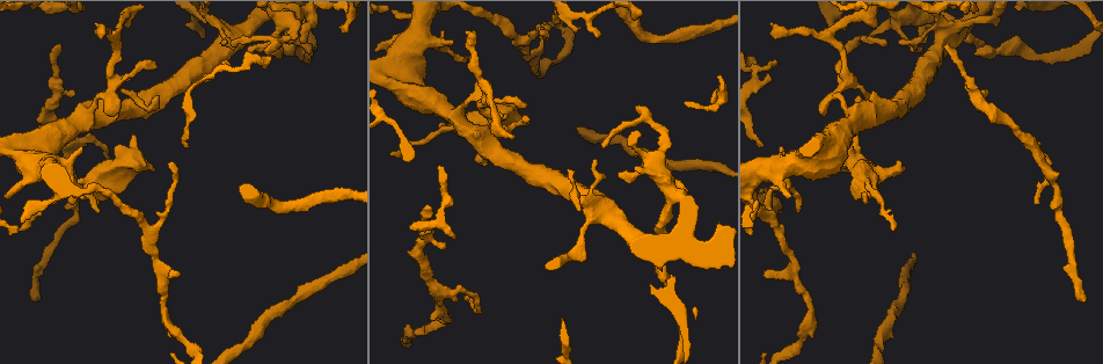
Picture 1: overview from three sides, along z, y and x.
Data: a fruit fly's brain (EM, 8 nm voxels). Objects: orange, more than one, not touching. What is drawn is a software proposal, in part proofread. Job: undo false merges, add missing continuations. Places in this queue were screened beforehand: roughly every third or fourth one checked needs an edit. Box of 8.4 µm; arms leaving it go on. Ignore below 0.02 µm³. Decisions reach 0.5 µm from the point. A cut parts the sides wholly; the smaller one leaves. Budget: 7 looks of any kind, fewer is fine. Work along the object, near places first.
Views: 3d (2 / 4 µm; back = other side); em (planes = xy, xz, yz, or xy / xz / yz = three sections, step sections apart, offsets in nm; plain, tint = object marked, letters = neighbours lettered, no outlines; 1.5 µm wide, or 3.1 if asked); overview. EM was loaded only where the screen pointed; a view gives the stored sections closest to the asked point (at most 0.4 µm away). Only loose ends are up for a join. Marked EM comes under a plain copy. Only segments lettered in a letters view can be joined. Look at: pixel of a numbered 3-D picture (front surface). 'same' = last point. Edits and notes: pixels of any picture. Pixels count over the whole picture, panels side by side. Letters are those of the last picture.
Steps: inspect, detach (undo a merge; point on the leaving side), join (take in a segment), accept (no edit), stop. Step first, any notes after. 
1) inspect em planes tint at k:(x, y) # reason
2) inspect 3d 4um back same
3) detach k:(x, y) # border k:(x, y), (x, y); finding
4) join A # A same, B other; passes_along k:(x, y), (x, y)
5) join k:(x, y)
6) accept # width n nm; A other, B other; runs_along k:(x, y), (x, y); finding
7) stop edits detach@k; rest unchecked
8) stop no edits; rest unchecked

inspect em planes letters at 1:(228, 62) # branch stops here

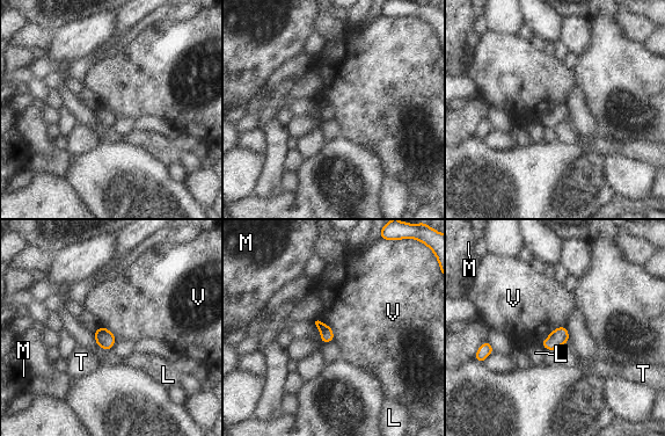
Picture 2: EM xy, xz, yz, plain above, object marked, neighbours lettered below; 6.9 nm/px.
accept # L other, M other, T other, V other; border 2:(316, 317), (333, 331), (334, 341); none of them fits

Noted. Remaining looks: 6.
inspect 3d 4um at 1:(430, 210) # thin end

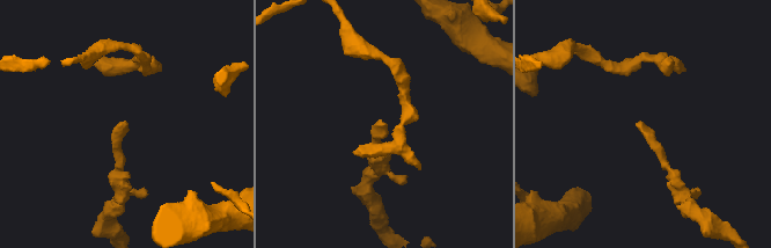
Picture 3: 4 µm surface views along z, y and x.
inspect em xy step 4 tint at 3:(383, 122) # need the tissue

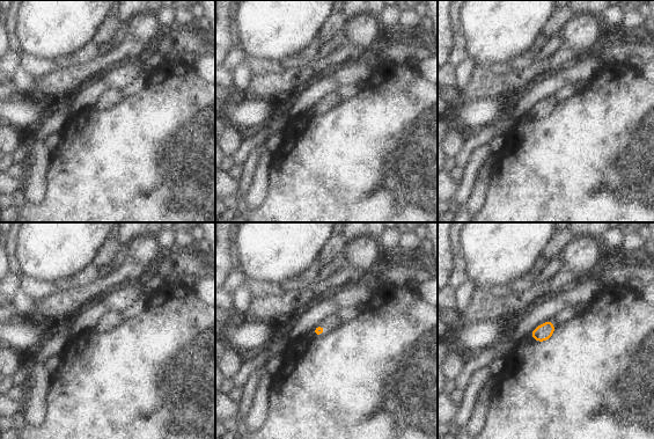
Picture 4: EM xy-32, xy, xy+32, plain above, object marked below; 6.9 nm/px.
inspect em planes letters same # cut it another way

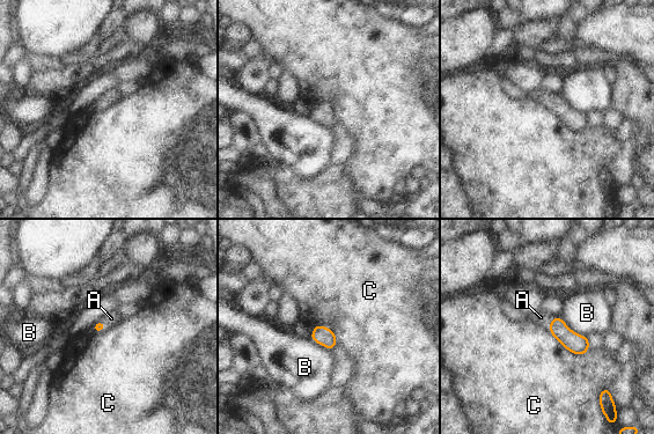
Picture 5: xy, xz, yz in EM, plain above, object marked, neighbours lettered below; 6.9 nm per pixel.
join A # A same, B other, C other; it goes on there

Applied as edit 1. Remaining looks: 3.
inspect em planes letters at 1:(903, 166) # free end

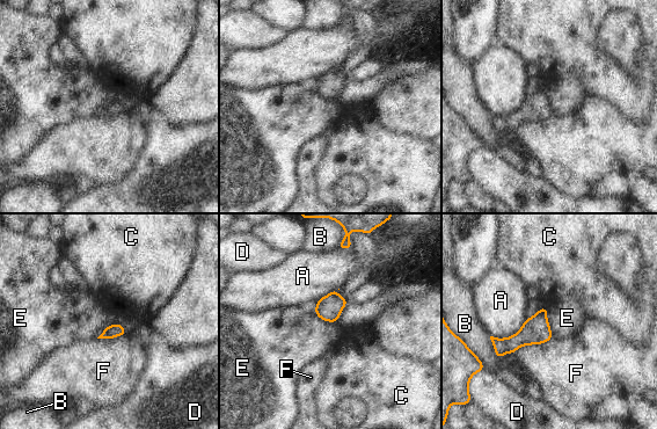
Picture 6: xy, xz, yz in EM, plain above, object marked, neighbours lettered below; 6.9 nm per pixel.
accept # A other, B other, C other, D other, E other, F other; border 6:(547, 307), (547, 321), (553, 336); no lettered segment goes on from it

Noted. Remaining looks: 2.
stop edits join@5; rest unchecked

